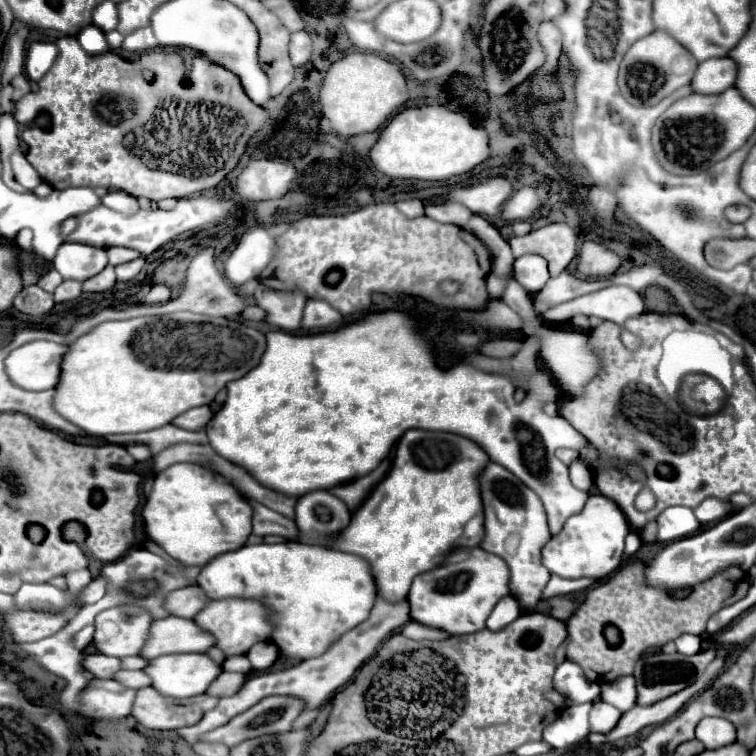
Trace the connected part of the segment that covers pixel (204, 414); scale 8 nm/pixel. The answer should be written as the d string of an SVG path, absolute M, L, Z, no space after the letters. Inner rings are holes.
M203 405L203 407L193 407L193 409L185 411L185 413L181 413L181 417L177 417L173 423L177 427L181 427L181 429L197 431L197 429L205 429L207 423L211 421L211 417L213 417L211 409L207 405Z

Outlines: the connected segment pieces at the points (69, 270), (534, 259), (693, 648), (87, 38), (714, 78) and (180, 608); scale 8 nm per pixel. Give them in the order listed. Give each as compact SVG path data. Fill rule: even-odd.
M63 243L53 259L53 267L61 273L61 277L75 281L85 281L101 273L105 265L105 249L83 243Z
M523 255L515 261L515 279L529 295L535 295L549 279L547 263L539 255Z
M681 635L675 639L677 651L683 655L695 655L699 651L699 643L697 643L697 635Z
M95 25L83 27L75 37L77 37L79 45L83 47L83 51L89 53L89 55L101 55L101 53L111 51L111 47L109 47L109 43L105 39L105 33Z
M727 57L707 59L697 65L697 71L691 79L693 93L699 95L719 95L725 87L735 83L735 63Z
M183 587L177 591L171 591L165 597L163 607L175 615L175 617L185 617L191 619L201 607L205 607L205 603L209 603L209 599L201 599L201 589L199 587Z

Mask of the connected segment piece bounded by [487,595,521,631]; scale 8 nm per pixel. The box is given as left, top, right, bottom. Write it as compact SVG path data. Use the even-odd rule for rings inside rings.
M505 597L505 599L501 599L495 607L493 607L493 611L491 611L491 615L489 615L489 619L487 619L487 629L501 629L501 627L505 627L505 625L509 625L513 619L517 619L521 615L521 609L519 609L519 603L513 599L513 597Z

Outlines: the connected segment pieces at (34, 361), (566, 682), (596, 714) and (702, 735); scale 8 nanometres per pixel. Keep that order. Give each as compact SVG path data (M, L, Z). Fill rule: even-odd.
M51 341L25 343L7 355L5 373L21 389L53 389L59 381L59 361L65 349L65 345Z
M563 661L553 677L553 687L565 697L567 705L591 703L599 697L599 687L591 687L583 669L573 661Z
M595 701L593 709L589 713L591 731L593 733L609 733L617 725L619 717L621 717L621 711L617 711L617 707L613 707L605 701Z
M705 717L697 725L697 739L705 749L719 749L735 743L735 727L721 717Z

